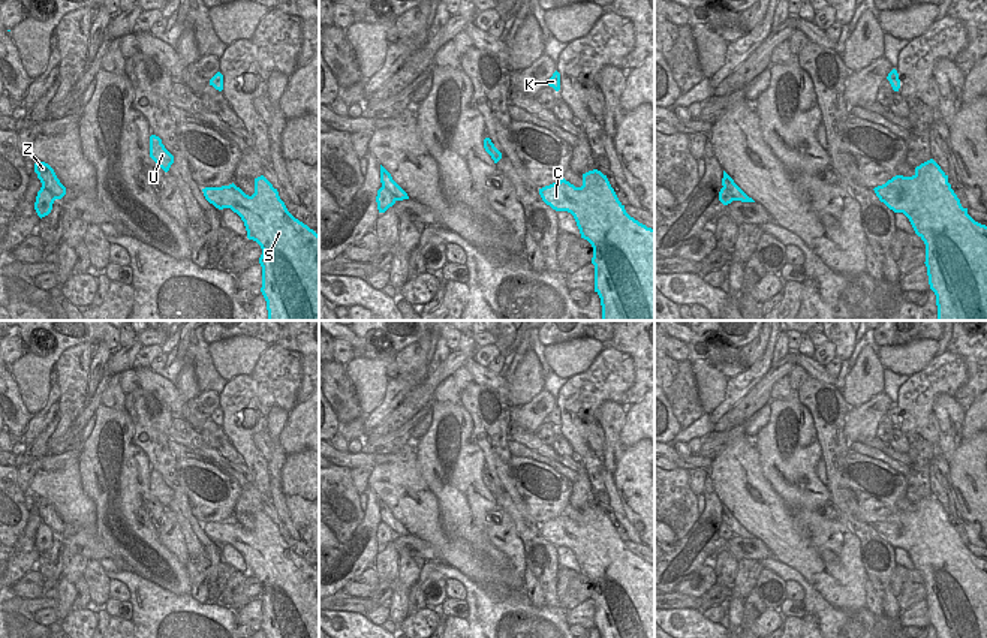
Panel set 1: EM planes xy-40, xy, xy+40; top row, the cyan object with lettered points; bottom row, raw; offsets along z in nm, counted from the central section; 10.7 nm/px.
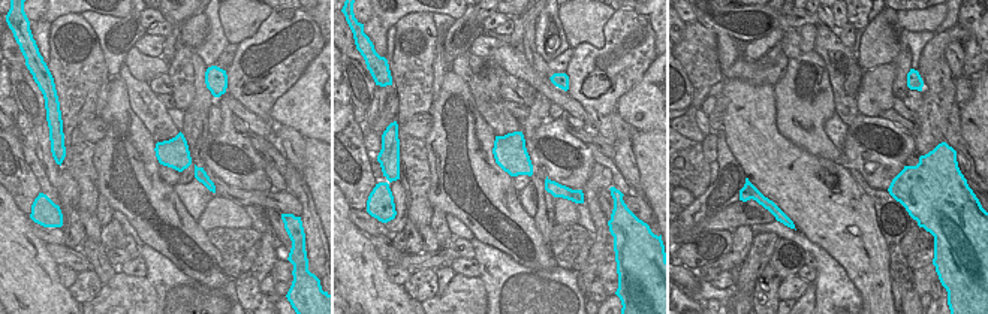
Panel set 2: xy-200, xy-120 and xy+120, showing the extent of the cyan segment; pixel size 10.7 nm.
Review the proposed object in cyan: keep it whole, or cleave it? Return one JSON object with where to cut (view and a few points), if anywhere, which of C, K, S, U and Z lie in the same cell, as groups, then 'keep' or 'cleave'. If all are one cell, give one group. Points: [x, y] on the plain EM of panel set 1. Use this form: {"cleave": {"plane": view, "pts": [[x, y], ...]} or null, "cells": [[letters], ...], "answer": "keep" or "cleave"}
{"cleave": {"plane": "xy", "pts": [[382, 521], [397, 535]]}, "cells": [["C", "K", "S", "U"], ["Z"]], "answer": "cleave"}

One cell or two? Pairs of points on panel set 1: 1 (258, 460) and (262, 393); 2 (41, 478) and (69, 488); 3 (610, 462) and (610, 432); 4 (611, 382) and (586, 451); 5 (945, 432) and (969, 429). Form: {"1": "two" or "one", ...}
{"1": "one", "2": "one", "3": "one", "4": "one", "5": "two"}

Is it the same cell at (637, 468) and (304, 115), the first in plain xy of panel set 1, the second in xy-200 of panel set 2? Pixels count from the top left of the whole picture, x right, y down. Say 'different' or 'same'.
different

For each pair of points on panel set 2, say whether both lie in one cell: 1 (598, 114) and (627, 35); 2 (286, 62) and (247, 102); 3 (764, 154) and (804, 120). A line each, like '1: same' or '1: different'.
1: same
2: same
3: different

